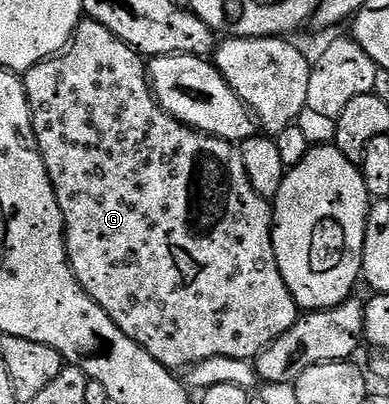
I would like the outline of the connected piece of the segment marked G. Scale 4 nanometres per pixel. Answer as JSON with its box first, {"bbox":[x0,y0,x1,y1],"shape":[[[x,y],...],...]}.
{"bbox":[23,18,299,372],"shape":[[[85,18],[75,28],[73,38],[70,40],[68,46],[53,58],[48,58],[32,66],[32,68],[23,75],[23,81],[25,83],[25,95],[29,101],[29,111],[31,112],[31,120],[33,121],[37,150],[43,156],[43,164],[51,176],[51,184],[57,193],[59,208],[65,217],[65,252],[69,256],[69,267],[73,269],[73,274],[79,280],[82,288],[84,288],[85,294],[91,296],[91,300],[95,300],[95,304],[99,304],[99,308],[103,308],[103,312],[107,312],[107,316],[111,316],[111,320],[115,320],[117,327],[127,336],[131,336],[131,340],[135,340],[135,344],[139,344],[147,352],[151,352],[151,356],[155,360],[159,360],[159,364],[163,364],[167,369],[174,372],[181,372],[193,366],[196,362],[202,362],[211,356],[231,356],[235,360],[243,360],[244,358],[250,360],[256,359],[257,355],[262,354],[272,342],[279,340],[279,336],[283,336],[283,332],[287,332],[287,328],[291,328],[297,323],[299,317],[297,301],[291,296],[287,284],[283,284],[283,276],[279,272],[279,264],[275,260],[275,248],[273,247],[273,208],[270,199],[259,196],[259,192],[255,192],[255,188],[251,186],[251,180],[247,178],[247,168],[243,168],[243,156],[241,155],[240,149],[238,149],[234,143],[225,142],[222,138],[216,138],[210,134],[200,134],[197,130],[192,130],[189,126],[184,126],[179,120],[172,118],[171,115],[161,107],[153,94],[153,87],[149,85],[147,62],[142,55],[132,50],[123,40],[119,40],[115,36],[115,32],[103,28],[103,24],[99,24],[93,18]]]}

